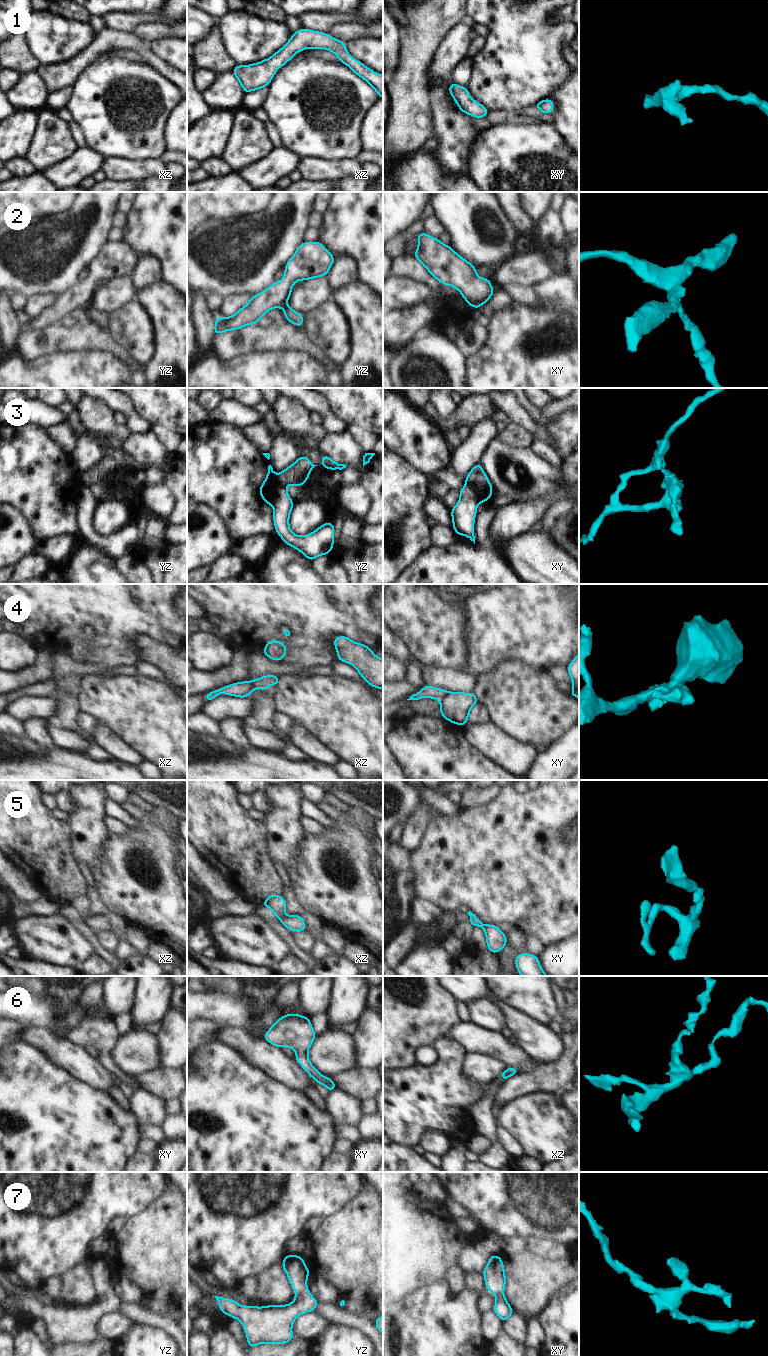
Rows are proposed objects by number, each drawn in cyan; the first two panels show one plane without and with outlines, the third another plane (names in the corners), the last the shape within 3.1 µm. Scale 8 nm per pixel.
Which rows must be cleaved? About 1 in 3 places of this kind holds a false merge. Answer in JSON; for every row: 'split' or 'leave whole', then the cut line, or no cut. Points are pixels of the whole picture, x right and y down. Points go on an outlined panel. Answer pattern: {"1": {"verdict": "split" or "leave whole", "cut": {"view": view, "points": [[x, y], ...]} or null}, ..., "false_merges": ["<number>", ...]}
{"1": {"verdict": "leave whole", "cut": null}, "2": {"verdict": "split", "cut": {"view": "yz", "points": [[286, 303], [282, 307]]}}, "3": {"verdict": "split", "cut": {"view": "xy", "points": [[466, 483], [477, 492], [480, 491], [486, 499]]}}, "4": {"verdict": "split", "cut": {"view": "xy", "points": [[449, 692], [440, 703]]}}, "5": {"verdict": "leave whole", "cut": null}, "6": {"verdict": "leave whole", "cut": null}, "7": {"verdict": "leave whole", "cut": null}, "false_merges": ["2", "3", "4"]}

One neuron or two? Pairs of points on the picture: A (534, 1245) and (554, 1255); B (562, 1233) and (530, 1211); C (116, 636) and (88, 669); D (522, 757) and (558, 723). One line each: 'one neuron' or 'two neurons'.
A: one neuron
B: one neuron
C: two neurons
D: two neurons

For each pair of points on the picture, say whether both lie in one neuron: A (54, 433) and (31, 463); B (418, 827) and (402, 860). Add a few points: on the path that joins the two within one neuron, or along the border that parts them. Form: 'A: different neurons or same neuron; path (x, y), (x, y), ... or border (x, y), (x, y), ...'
A: different neurons; border (45, 428), (48, 436), (65, 453)
B: different neurons; border (399, 844), (409, 852)

